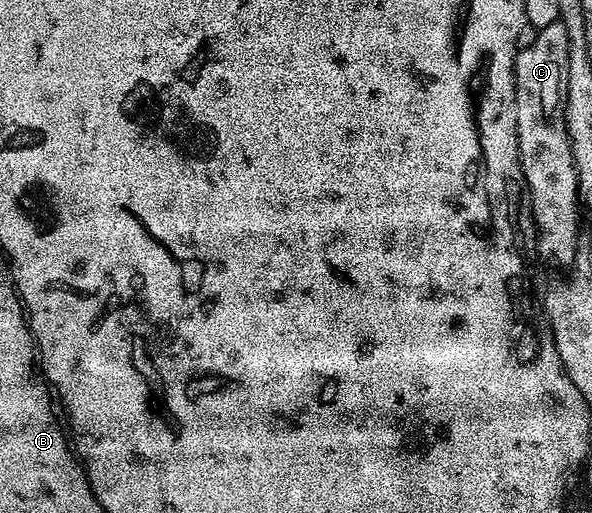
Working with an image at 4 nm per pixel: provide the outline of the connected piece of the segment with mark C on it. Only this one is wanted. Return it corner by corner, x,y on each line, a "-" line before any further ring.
555,21
550,27
538,29
538,39
530,47
516,55
516,134
520,152
520,170
524,176
526,205
532,208
532,221
536,224
536,249
544,261
552,265
571,266
576,254
576,164
572,162
570,143
564,126
564,101
566,79
570,71
570,39
566,39
566,27

